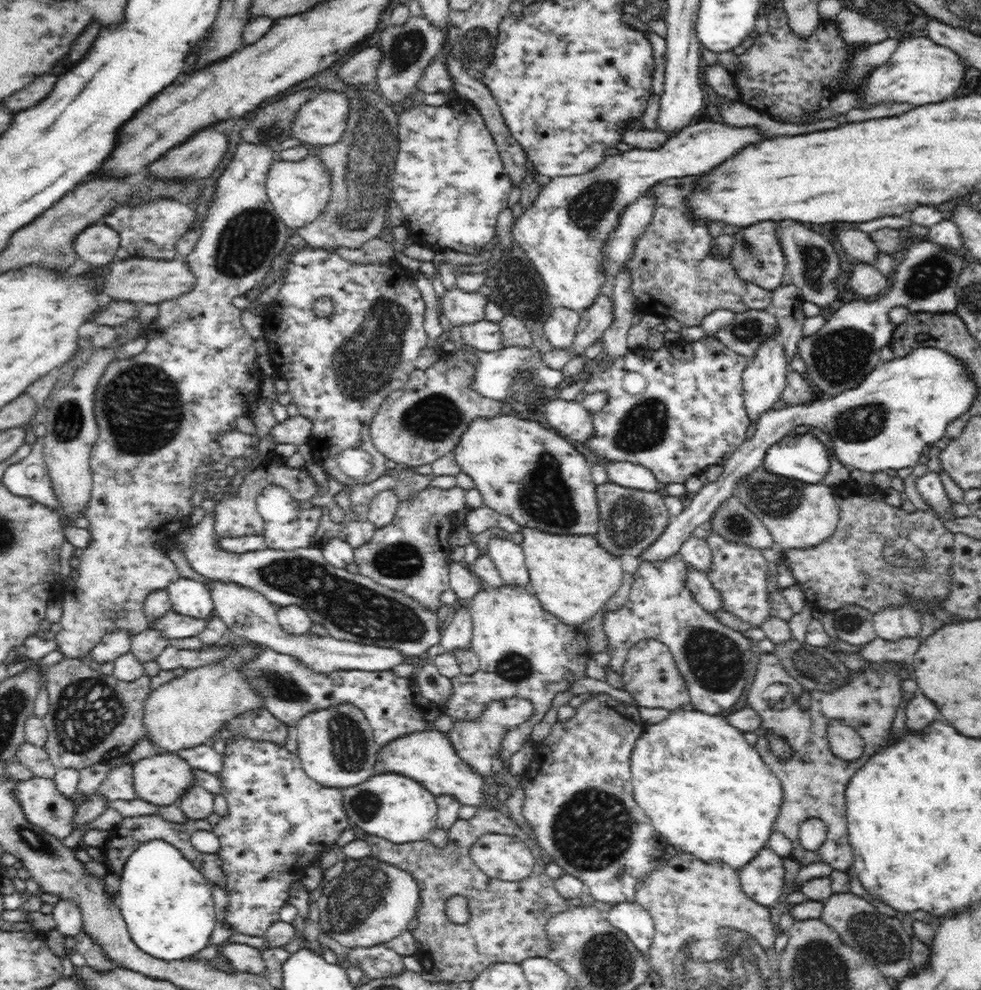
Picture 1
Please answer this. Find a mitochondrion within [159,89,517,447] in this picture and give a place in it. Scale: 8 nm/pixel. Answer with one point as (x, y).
(365, 367)

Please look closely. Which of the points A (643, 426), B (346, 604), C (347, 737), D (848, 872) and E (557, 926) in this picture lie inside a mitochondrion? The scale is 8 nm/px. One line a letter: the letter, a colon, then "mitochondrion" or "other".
A: mitochondrion
B: mitochondrion
C: mitochondrion
D: other
E: other

